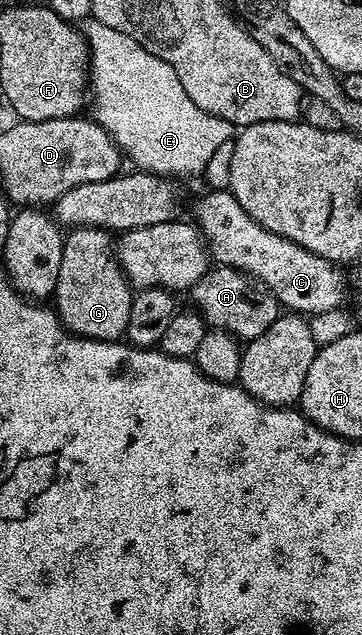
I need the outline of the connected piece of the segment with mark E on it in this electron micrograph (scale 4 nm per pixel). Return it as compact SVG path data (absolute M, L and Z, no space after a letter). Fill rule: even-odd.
M94 18L88 19L81 31L91 51L89 108L95 111L93 118L111 135L120 153L126 159L128 156L140 172L168 178L198 177L217 146L232 139L233 125L201 110L185 94L173 66L149 54L129 34L121 34L121 30L113 30L113 26Z

